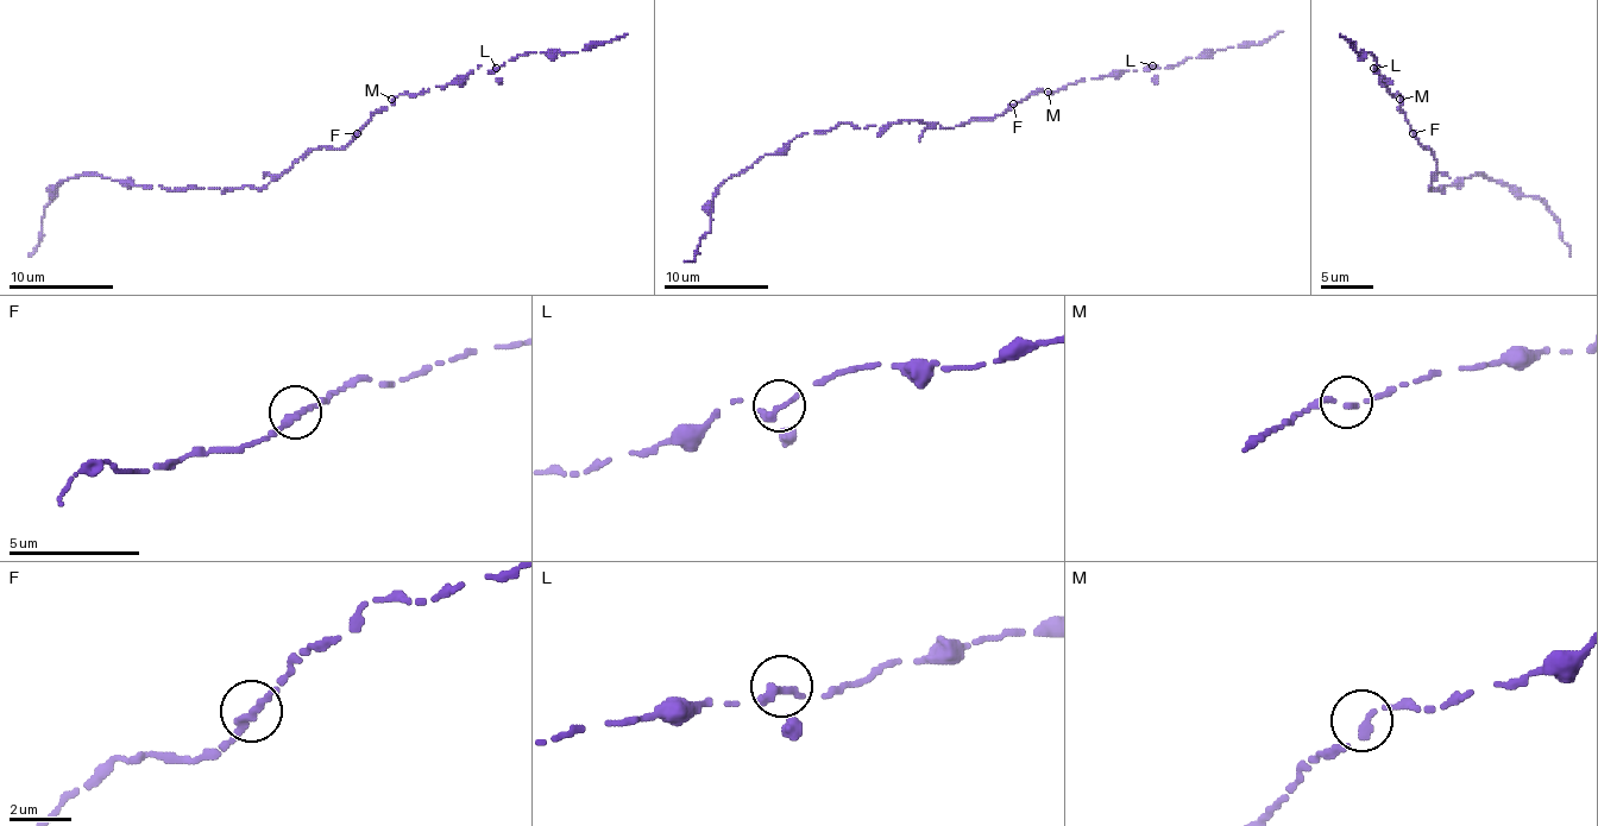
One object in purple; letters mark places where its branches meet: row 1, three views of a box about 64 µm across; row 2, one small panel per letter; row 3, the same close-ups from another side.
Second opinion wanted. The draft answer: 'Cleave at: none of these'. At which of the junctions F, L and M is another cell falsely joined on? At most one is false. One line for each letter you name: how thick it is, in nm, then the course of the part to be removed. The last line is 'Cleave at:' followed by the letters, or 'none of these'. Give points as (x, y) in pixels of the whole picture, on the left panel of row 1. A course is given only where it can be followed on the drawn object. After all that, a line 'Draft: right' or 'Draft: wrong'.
Cleave at: none of these
Draft: right

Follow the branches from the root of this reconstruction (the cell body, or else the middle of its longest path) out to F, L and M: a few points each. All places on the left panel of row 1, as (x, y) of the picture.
F: (297, 159), (323, 146), (339, 149), (358, 133)
L: (297, 159), (313, 149), (345, 146), (400, 94), (460, 83), (480, 65), (489, 70), (496, 68)
M: (297, 159), (313, 149), (345, 146), (376, 112), (391, 105), (391, 99)

